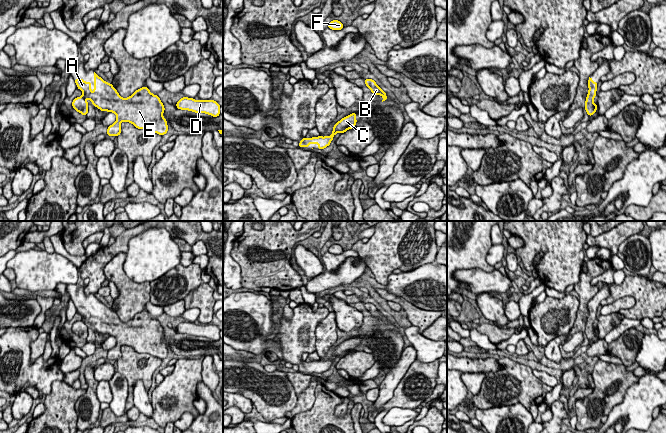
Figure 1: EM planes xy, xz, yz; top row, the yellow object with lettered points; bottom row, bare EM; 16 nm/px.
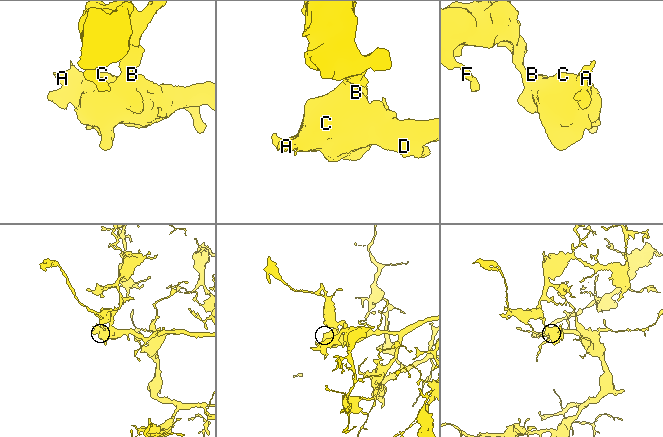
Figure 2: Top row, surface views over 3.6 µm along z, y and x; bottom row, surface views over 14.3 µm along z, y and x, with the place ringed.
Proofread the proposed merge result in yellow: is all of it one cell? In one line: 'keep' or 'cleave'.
keep

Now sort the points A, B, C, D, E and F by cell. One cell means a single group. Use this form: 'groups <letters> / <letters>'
groups A B C D E F

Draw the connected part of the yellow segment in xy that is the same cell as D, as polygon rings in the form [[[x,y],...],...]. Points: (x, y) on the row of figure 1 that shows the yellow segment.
[[[183,97],[176,103],[177,109],[188,110],[195,113],[206,113],[213,117],[220,115],[220,105],[214,100],[198,100]]]

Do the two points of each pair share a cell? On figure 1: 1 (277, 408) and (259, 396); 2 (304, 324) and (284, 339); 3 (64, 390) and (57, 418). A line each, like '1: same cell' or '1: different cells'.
1: same cell
2: same cell
3: same cell

